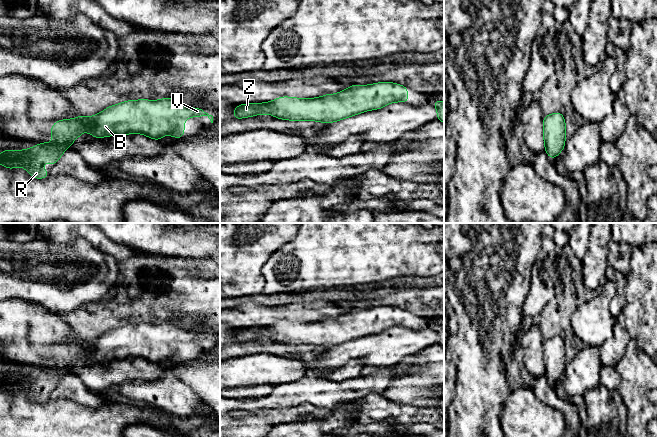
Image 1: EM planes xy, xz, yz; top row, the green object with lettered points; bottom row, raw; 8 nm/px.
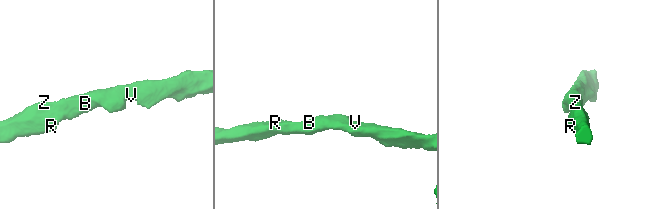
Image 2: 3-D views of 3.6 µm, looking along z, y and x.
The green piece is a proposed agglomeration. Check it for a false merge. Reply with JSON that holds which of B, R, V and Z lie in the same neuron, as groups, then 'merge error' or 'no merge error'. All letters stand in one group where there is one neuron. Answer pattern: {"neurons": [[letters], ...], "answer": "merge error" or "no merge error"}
{"neurons": [["B", "R", "V", "Z"]], "answer": "no merge error"}

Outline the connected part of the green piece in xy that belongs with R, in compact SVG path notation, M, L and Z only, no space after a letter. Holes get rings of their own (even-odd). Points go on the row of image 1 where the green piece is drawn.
M169 97L161 100L127 100L109 106L95 116L80 115L56 121L50 130L55 140L53 143L41 142L26 150L3 150L0 164L8 169L21 166L33 178L44 179L49 176L48 169L41 169L40 164L47 162L54 165L85 131L95 138L137 133L158 141L164 135L182 139L185 120L194 116L207 116L213 123L213 116L202 108L181 105ZM38 150L46 150L47 156L37 156Z

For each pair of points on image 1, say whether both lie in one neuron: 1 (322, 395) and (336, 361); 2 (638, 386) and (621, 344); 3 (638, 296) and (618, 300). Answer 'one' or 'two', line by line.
1: two
2: two
3: two

